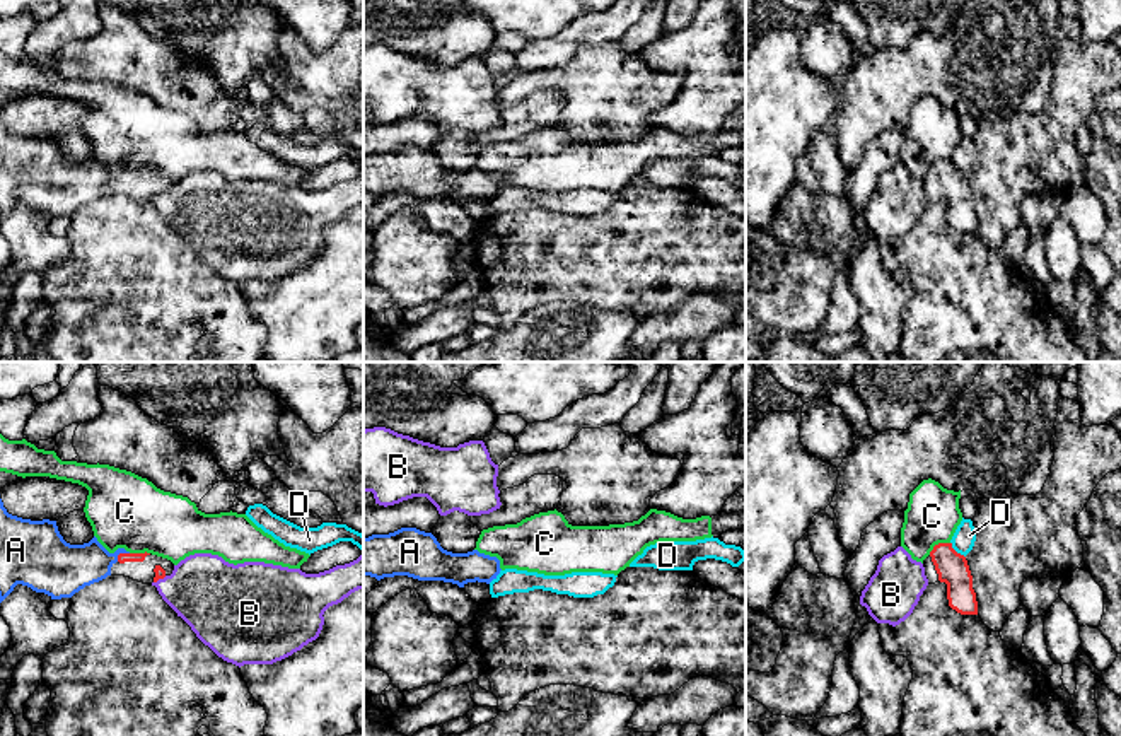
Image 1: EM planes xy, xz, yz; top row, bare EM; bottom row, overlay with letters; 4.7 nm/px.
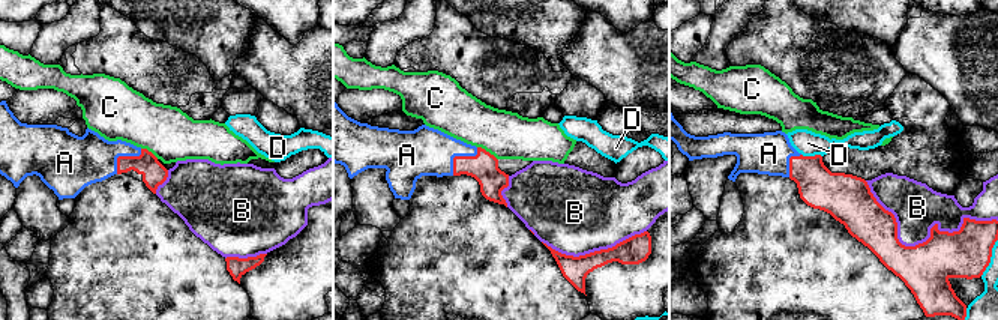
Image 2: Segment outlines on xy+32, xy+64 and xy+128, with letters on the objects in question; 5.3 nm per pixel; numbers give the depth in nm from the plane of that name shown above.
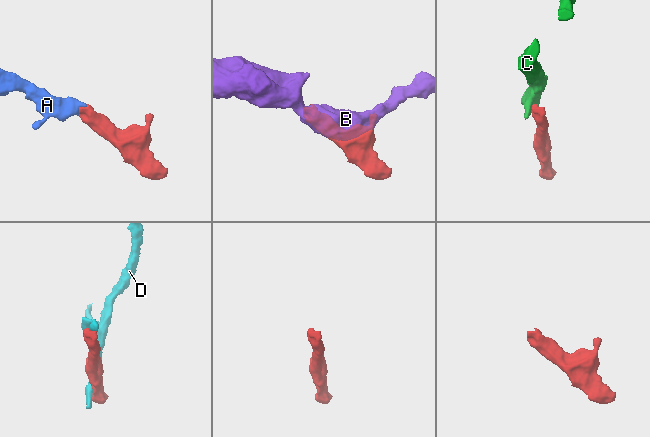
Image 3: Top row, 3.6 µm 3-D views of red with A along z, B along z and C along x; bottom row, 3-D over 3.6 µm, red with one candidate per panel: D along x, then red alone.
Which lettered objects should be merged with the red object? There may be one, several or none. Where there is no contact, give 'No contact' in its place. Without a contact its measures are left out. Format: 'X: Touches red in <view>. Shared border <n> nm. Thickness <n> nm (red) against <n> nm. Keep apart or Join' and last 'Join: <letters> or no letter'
A: Touches red in xy. Shared border 80 nm. Thickness 50 nm (red) against 220 nm. Join
B: Touches red in xy. Shared border 70 nm. Thickness 50 nm (red) against 340 nm. Keep apart
C: Touches red in yz. Shared border 120 nm. Thickness 150 nm (red) against 260 nm. Keep apart
D: Touches red in yz. Shared border 100 nm. Thickness 150 nm (red) against 110 nm. Keep apart
Join: A

